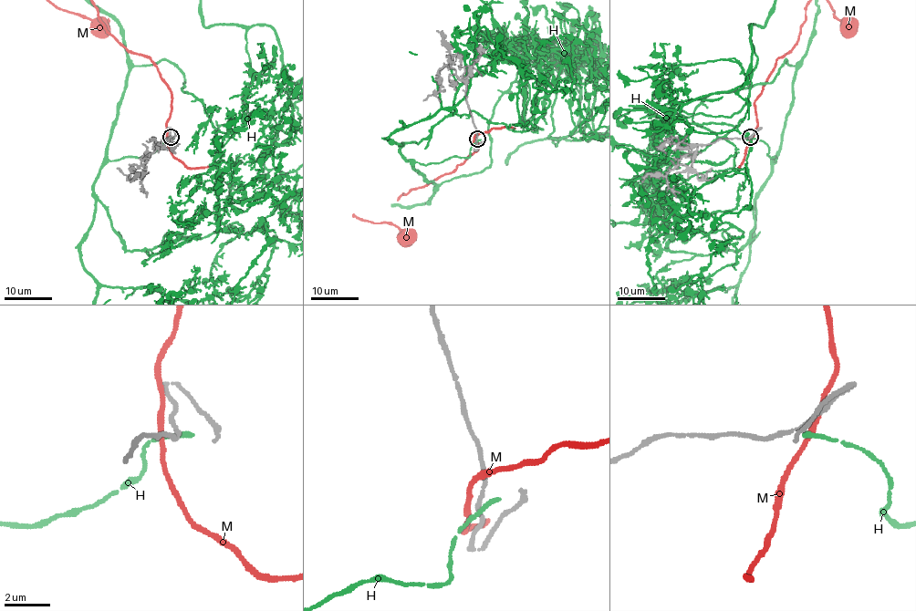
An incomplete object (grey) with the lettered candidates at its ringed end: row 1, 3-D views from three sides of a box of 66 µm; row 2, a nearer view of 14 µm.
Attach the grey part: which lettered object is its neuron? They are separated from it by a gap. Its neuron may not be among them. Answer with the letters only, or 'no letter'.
H

